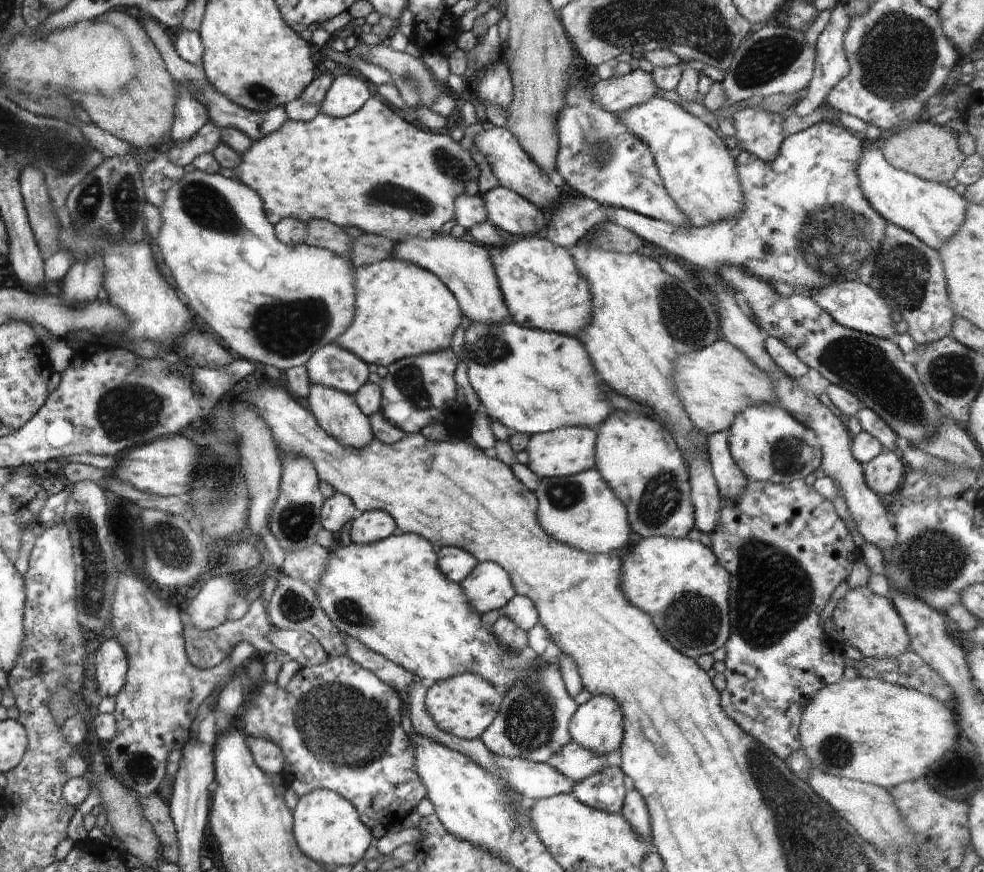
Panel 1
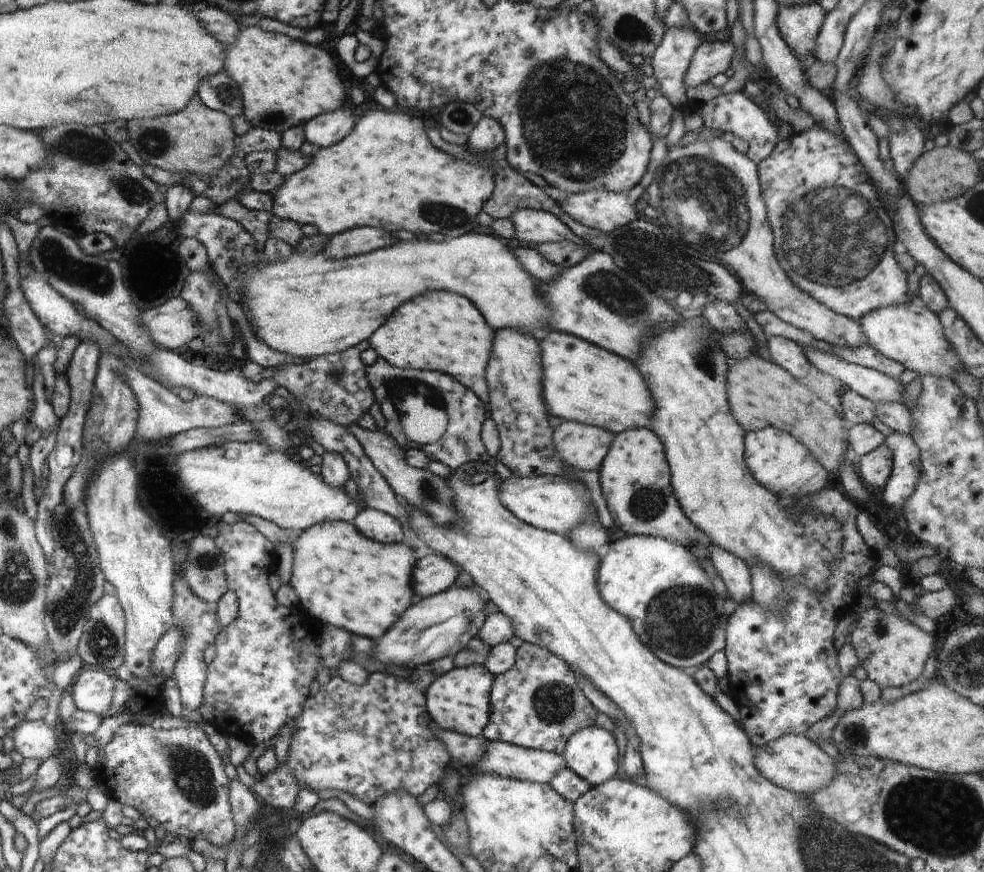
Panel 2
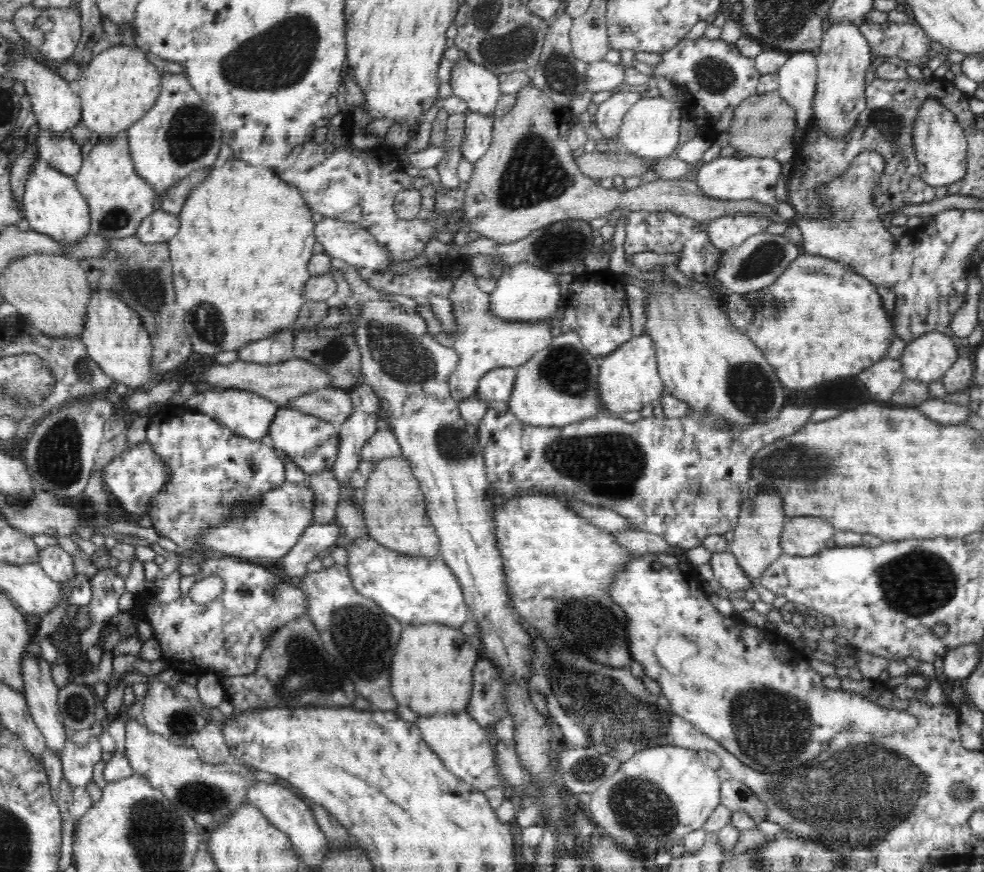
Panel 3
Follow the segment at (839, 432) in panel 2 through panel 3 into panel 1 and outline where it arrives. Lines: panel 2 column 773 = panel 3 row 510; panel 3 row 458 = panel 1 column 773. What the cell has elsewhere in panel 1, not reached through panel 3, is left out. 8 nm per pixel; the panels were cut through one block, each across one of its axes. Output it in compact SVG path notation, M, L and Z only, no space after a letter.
M726 340L688 353L675 364L675 389L692 422L707 436L728 431L736 416L750 407L778 405L772 379Z

